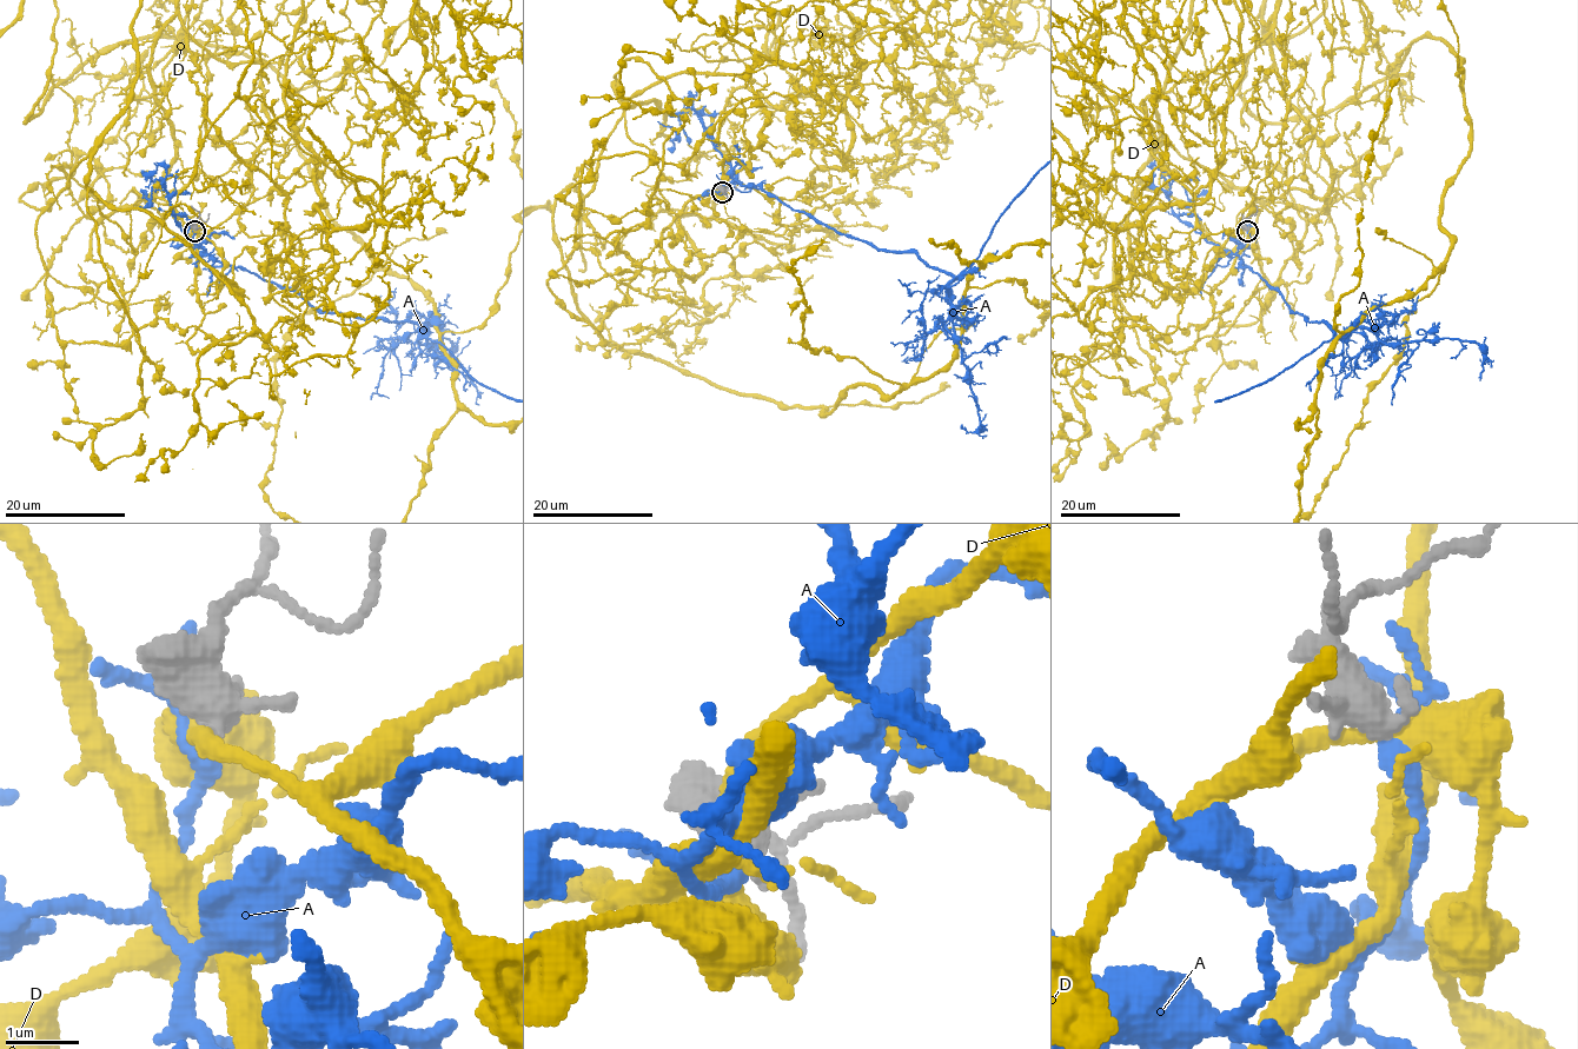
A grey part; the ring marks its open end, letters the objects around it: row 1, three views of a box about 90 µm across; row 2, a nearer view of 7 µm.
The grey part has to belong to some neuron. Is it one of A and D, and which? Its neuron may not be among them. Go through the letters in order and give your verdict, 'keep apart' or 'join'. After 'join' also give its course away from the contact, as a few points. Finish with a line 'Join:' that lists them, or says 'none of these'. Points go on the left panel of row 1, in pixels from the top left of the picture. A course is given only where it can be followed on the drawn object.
A: join
D: keep apart
Join: A

